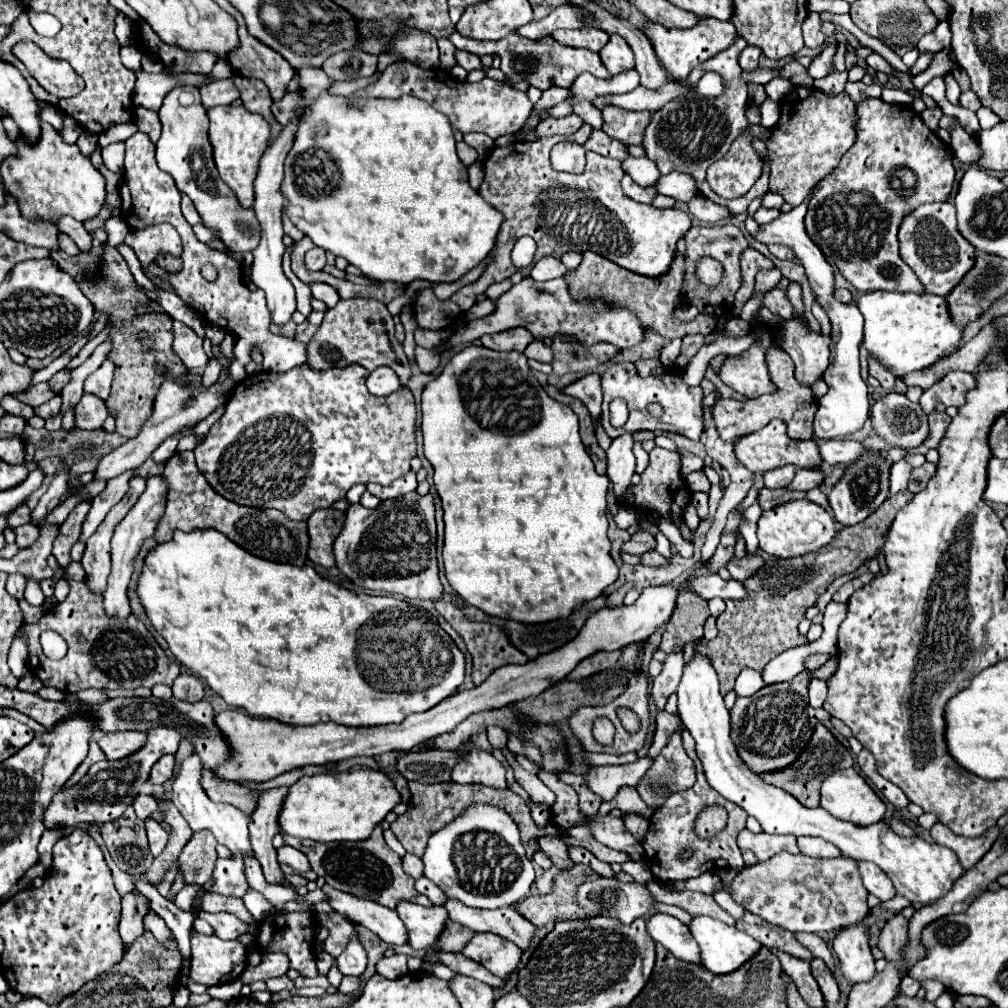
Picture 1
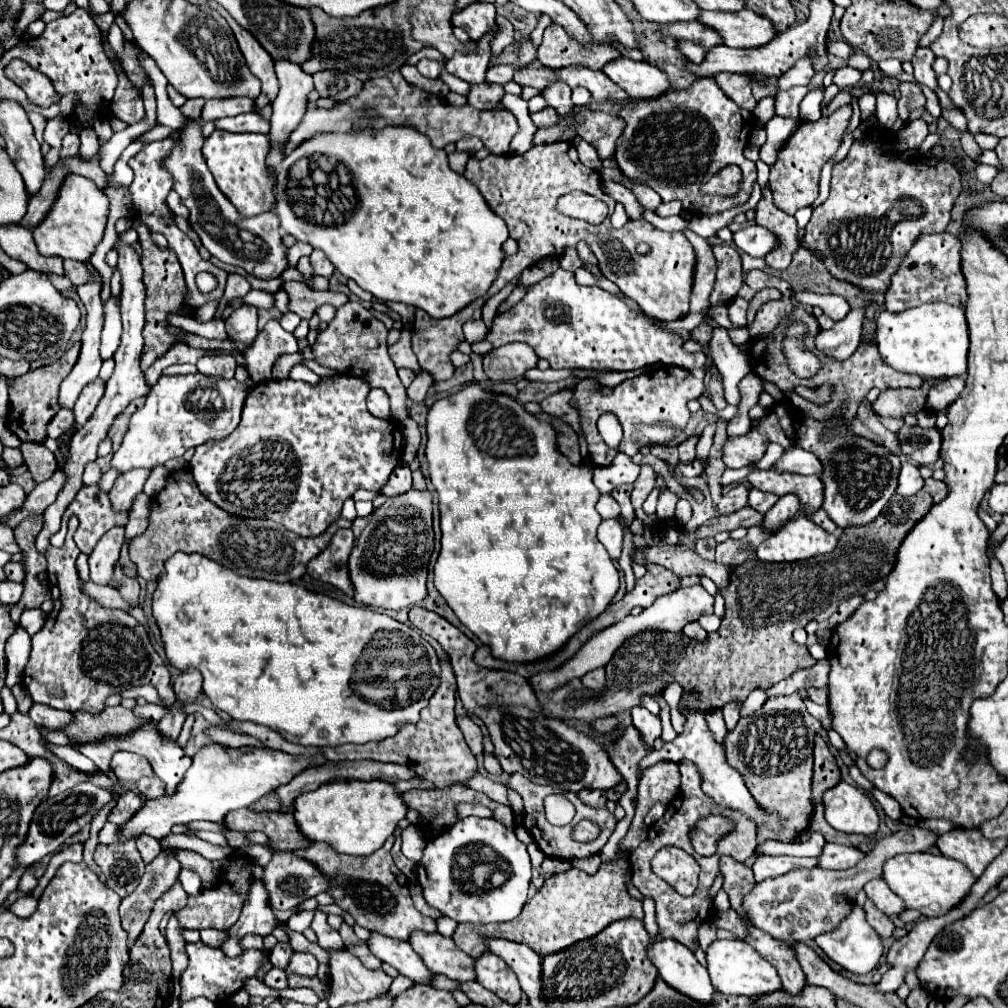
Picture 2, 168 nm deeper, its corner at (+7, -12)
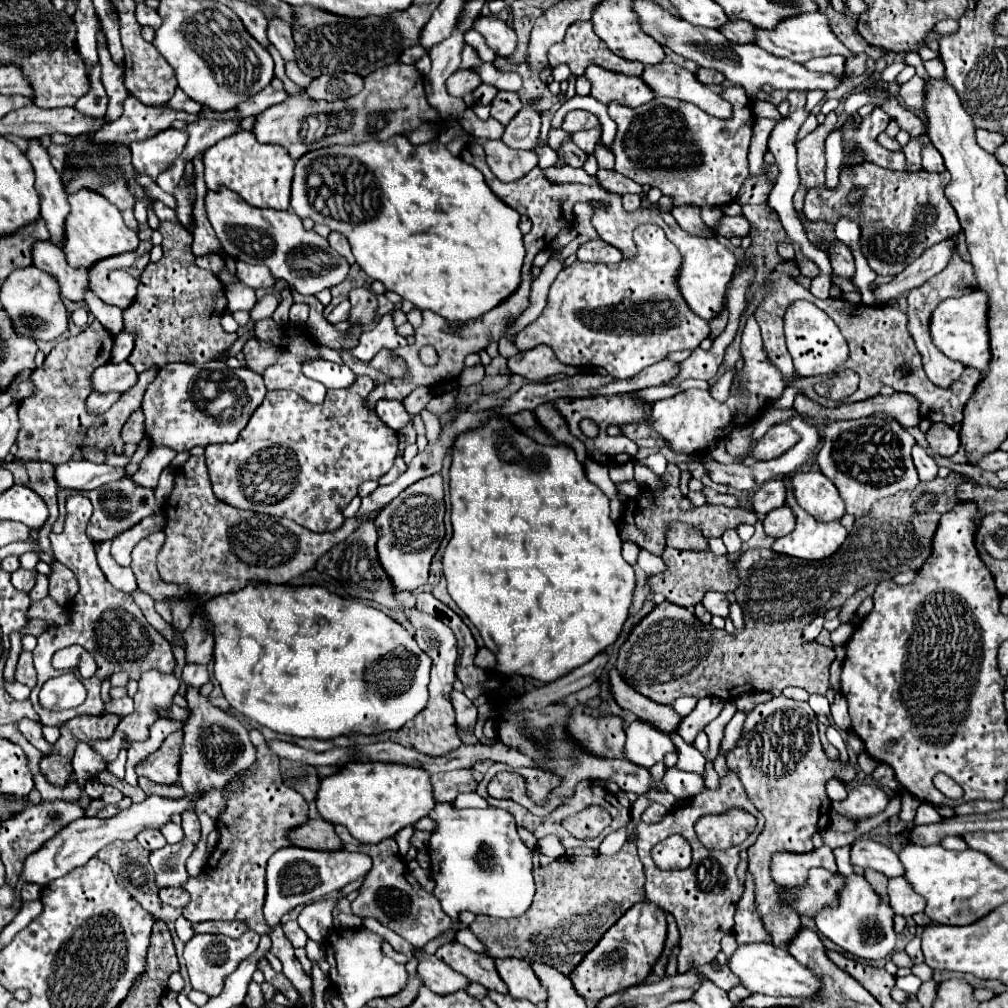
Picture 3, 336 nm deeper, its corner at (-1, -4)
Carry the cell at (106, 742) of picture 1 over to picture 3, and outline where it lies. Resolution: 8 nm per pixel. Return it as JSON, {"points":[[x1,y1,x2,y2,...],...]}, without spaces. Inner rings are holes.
{"points":[[183,731,171,733,155,753,147,755,135,767,137,775,149,777,155,783,177,783,181,739,183,739]]}

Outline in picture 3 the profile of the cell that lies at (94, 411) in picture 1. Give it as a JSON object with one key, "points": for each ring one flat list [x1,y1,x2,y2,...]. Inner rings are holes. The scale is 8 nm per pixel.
{"points":[[107,363,103,367,97,367,91,373,91,385,93,391,109,393,109,391,127,391,137,383,137,371,131,367,131,363]]}

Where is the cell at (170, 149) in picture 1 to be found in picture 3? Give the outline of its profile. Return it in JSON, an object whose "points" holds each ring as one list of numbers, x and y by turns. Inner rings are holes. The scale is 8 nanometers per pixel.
{"points":[[219,187,219,191,207,189,205,211,225,253,237,261,267,265,273,277,289,281,289,285,303,295,315,295,341,283,349,271,349,263,329,247,327,239,315,231,305,231,293,211,249,207,249,203,227,187]]}

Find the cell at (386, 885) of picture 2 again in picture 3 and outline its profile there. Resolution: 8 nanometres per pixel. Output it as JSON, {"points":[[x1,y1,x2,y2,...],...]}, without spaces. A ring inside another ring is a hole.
{"points":[[335,825,335,831,345,851,359,851,373,859,373,869,365,875,365,881,359,887,357,899,351,903,351,909,357,917,375,917,385,927,393,929,397,935,409,941,413,947,425,947,427,941,431,941,433,937,437,937,439,933,451,927,451,917,441,909,441,903,437,901,437,897,433,893,423,891,423,887,417,881,409,879,407,865,401,859,393,837,375,845,365,845,353,839,349,831,345,831,345,827,341,825]]}

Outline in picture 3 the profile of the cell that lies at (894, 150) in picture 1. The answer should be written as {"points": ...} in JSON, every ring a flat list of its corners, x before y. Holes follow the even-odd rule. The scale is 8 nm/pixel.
{"points":[[873,163,843,167,839,175,839,185,835,189,809,191,805,195,803,211,811,221,837,223,839,217,857,221,861,227,861,239,859,239,861,251,869,267,877,275,897,275,897,271,903,271,907,263,917,259,925,249,961,231,957,213,943,193,947,181,949,181,947,171,943,173,929,173,923,169,921,171,891,171],[851,191,863,191,859,203,847,201],[923,205,929,205,933,213,929,221,925,221,919,229,917,209]]}

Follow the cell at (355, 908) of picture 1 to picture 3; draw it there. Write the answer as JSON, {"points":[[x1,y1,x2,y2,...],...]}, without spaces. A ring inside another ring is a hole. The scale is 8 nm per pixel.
{"points":[[415,949,413,957,419,959,417,975,431,991,439,995,447,995,465,989,469,985,469,981,461,973,453,971,447,963,441,963,441,959,437,959,435,955,427,955,425,949]]}

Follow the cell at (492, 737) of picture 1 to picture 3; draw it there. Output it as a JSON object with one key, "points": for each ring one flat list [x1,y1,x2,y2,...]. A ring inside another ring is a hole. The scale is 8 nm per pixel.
{"points":[[453,691,453,705,457,711,457,727,463,735,473,735,477,725,477,707,465,697,465,693]]}

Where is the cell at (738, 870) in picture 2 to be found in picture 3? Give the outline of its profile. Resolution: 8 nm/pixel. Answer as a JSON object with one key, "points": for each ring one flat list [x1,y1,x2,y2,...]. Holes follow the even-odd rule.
{"points":[[783,695,749,711,735,749,727,753,727,767,737,771,749,799,765,815,765,829,747,849,749,873,755,881,755,907,765,931,771,935,775,947,787,949,799,933,801,921,795,911,789,911,789,907,777,899,779,885,771,883,769,859,775,851,813,851,811,835,829,827,831,799,825,793,825,781,837,775,849,783,855,777,855,769,851,765,843,767,839,759,829,761,825,757,817,735,817,715,809,703]]}

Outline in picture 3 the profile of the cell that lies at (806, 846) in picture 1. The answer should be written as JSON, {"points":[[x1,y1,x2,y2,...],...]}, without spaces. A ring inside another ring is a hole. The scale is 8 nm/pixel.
{"points":[[859,839,851,845,851,865,859,867,869,867,875,869,887,877,899,877,903,875,901,861,893,849,887,845,881,845,873,839]]}

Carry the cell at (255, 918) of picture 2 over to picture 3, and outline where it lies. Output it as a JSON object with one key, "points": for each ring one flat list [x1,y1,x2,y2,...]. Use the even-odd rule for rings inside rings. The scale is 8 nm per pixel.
{"points":[[205,921,193,925,195,933,221,933,227,937,241,937,245,931,249,931,247,923,237,923,237,921]]}

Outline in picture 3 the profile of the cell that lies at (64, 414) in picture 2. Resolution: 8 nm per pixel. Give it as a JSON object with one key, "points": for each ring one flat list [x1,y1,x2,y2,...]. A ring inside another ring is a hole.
{"points":[[93,391,93,393,87,397,87,411,95,413,95,415,105,413,105,411,119,399,119,395,121,395,121,393,115,393,115,391,111,391,111,393,95,393,95,391]]}

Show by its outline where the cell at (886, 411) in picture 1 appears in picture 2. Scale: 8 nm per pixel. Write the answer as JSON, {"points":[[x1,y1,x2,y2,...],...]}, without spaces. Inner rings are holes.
{"points":[[905,425,899,431,901,449,909,455,917,465,931,465,939,459,941,449,941,431,939,429,923,429]]}

